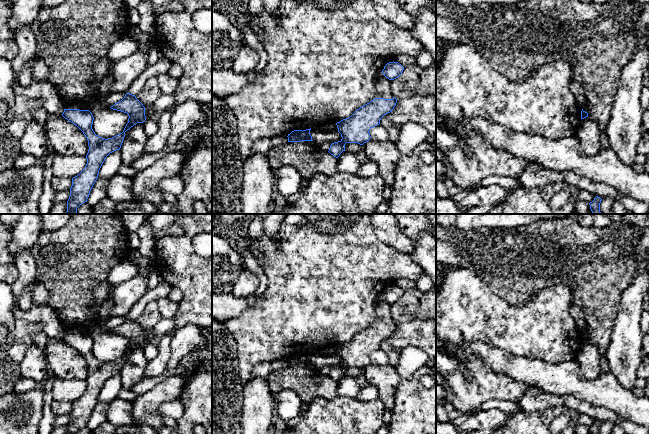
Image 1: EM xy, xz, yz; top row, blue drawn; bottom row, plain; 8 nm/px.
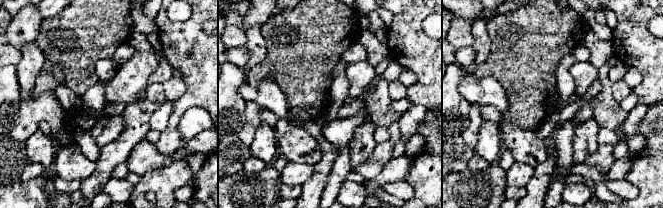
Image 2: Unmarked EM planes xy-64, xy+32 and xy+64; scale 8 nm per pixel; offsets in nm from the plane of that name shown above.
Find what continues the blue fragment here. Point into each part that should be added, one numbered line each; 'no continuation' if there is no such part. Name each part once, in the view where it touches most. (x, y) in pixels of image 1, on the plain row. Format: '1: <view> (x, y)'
no continuation

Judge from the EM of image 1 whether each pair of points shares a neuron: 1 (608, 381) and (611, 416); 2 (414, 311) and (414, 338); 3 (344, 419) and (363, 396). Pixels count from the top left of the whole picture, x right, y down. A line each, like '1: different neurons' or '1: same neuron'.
1: different neurons
2: different neurons
3: different neurons

